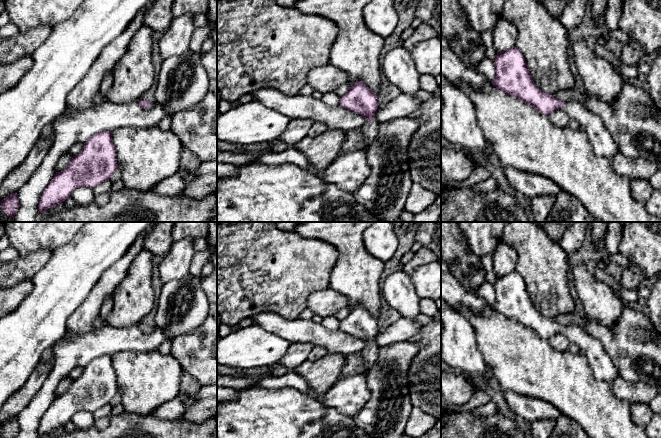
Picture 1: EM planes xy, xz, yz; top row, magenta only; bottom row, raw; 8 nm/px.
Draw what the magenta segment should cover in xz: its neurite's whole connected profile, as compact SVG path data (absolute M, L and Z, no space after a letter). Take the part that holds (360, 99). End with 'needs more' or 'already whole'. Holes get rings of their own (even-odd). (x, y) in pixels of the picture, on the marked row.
M356 81L350 85L349 91L340 98L340 107L363 115L367 120L357 132L365 140L365 151L368 150L378 133L378 123L374 120L378 106L378 96L362 81Z; needs more

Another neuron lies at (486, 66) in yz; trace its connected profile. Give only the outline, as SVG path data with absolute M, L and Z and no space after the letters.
M483 58L476 68L490 83L492 83L496 77L496 71L494 69L494 62L488 58Z

